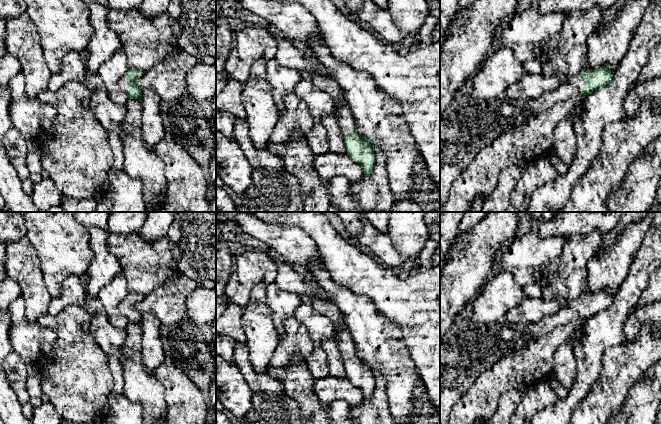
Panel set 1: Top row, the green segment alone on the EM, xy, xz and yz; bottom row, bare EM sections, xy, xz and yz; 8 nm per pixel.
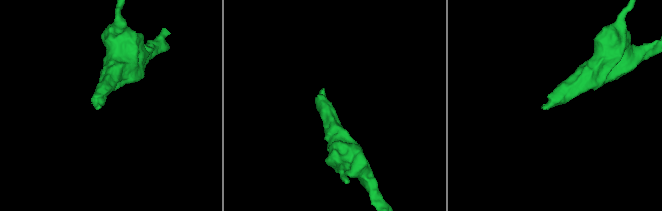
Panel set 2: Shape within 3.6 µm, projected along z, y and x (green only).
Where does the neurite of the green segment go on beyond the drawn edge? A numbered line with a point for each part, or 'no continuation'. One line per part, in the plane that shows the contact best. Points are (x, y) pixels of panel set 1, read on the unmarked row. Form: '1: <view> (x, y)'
1: yz (572, 310)

